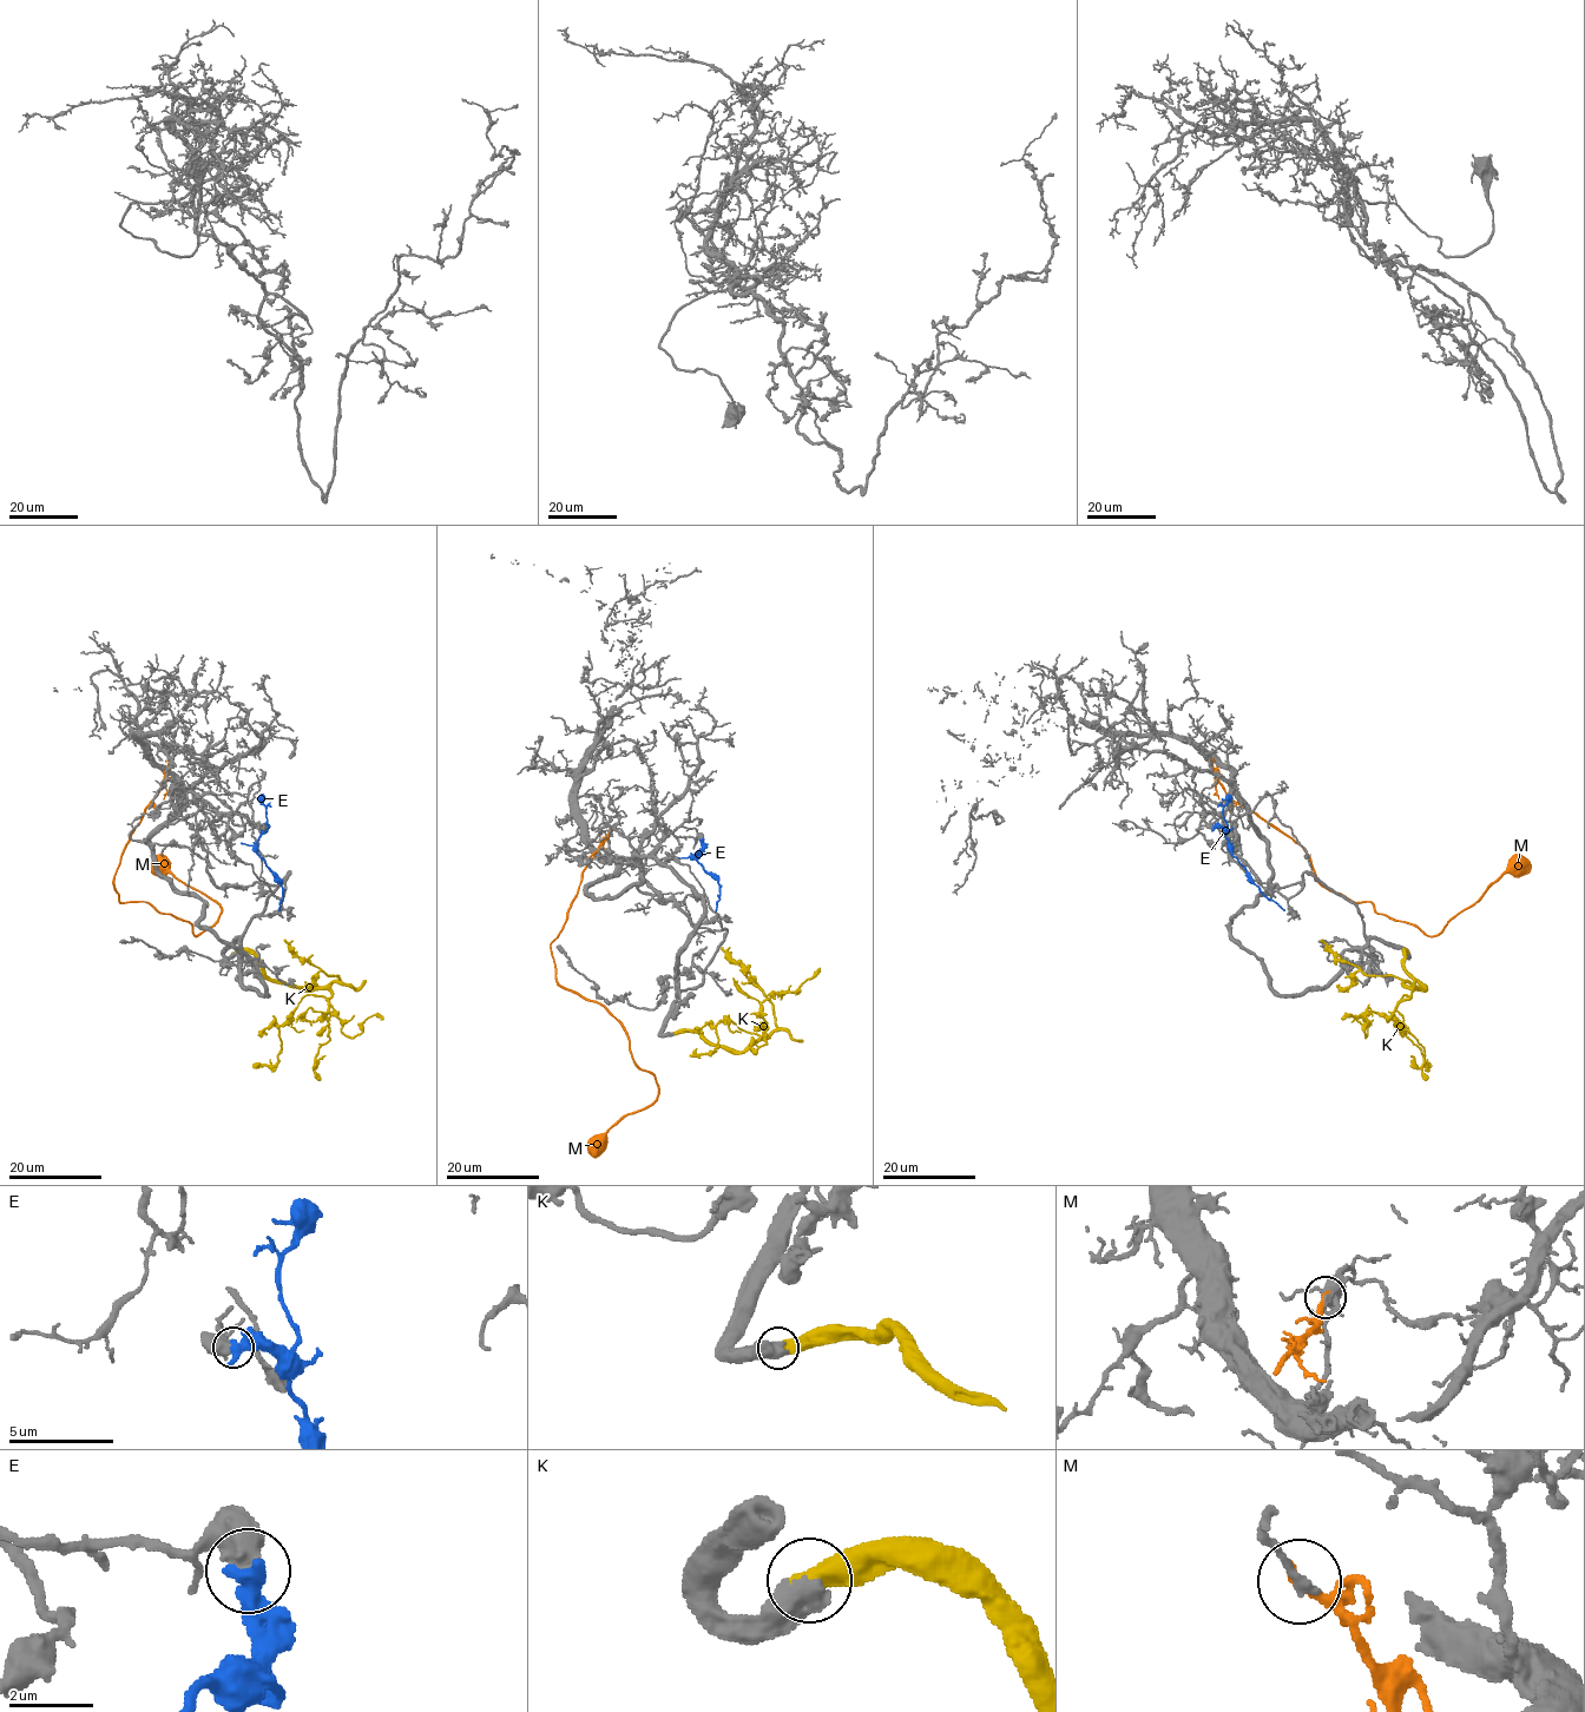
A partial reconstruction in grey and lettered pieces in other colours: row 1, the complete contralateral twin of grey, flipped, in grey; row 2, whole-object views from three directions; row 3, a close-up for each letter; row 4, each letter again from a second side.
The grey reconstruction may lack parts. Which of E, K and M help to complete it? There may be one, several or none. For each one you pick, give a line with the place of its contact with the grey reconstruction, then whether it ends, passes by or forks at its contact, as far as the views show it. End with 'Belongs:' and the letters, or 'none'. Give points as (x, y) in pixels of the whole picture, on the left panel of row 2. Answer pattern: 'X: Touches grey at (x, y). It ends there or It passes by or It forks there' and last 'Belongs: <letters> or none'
K: Touches grey at (235, 953). It ends there
Belongs: K

